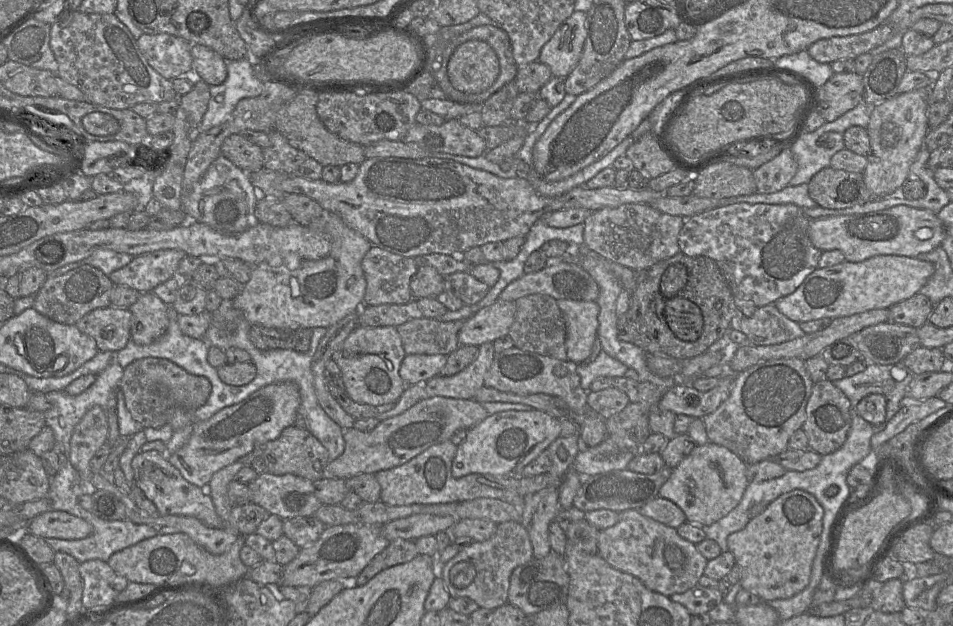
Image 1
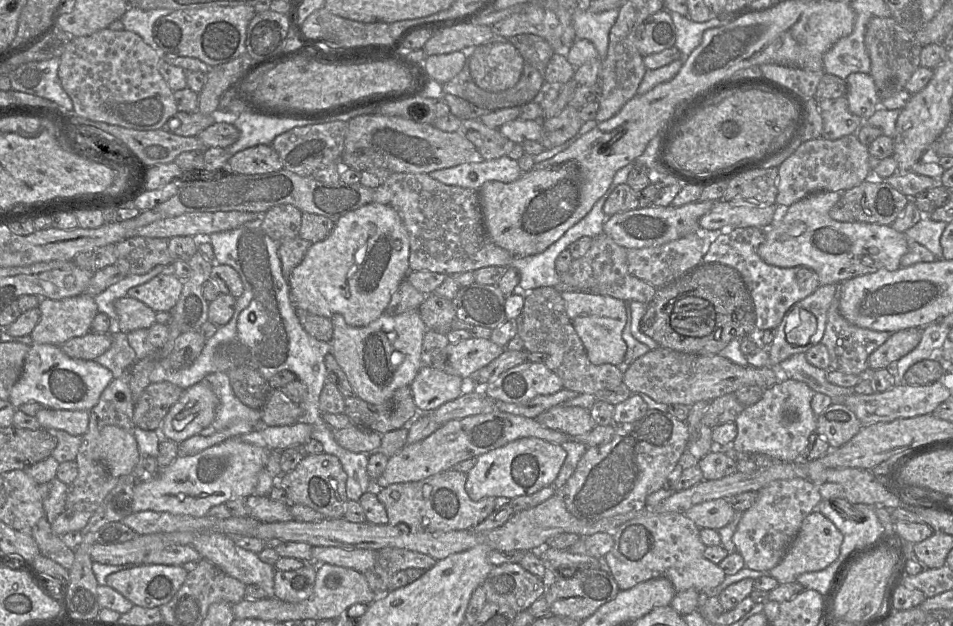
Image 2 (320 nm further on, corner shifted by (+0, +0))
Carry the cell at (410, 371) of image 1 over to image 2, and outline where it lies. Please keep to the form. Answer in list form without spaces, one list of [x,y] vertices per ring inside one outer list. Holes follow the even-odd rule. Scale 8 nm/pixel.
[[[423,364],[409,386],[416,407],[424,413],[432,412],[461,396],[462,384],[461,377]]]

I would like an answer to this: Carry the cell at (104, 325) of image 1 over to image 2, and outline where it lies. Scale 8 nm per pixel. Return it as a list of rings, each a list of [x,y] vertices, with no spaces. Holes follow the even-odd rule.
[[[94,333],[75,337],[63,343],[60,348],[69,357],[82,360],[96,360],[112,343],[111,333]]]

